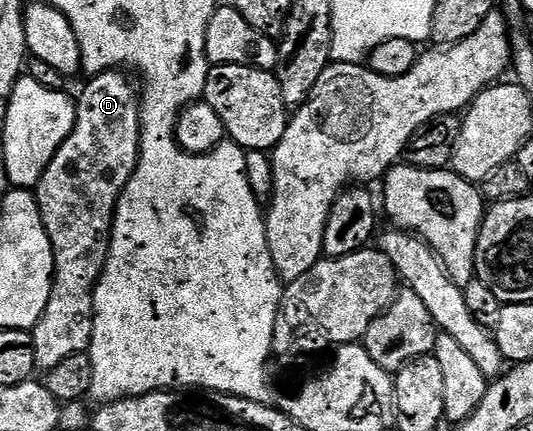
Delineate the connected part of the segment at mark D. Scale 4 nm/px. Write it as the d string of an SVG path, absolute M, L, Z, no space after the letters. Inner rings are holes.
M113 69L93 75L81 89L76 99L74 129L66 141L54 153L50 165L42 173L34 194L42 213L42 225L50 237L54 253L54 277L50 289L50 301L42 309L42 317L32 328L34 357L41 372L54 369L66 357L87 352L92 343L94 329L94 293L102 269L108 260L108 246L112 240L112 219L116 215L116 203L120 192L127 185L140 156L140 95L138 87L127 79L123 70Z

